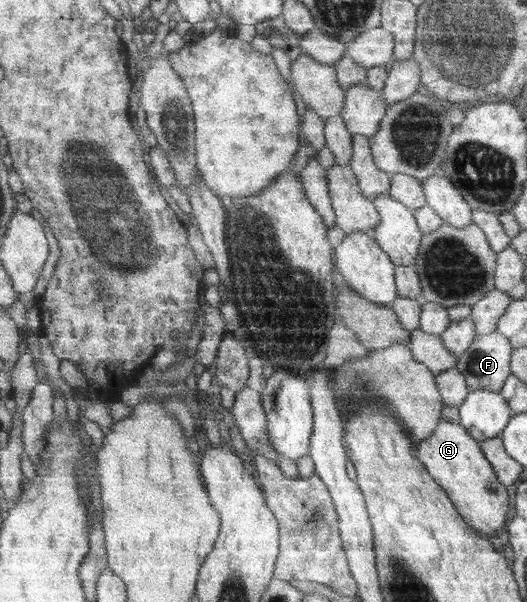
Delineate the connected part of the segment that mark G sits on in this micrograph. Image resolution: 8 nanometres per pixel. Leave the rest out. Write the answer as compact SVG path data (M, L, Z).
M442 420L436 428L434 435L419 442L418 458L428 468L431 476L448 493L449 498L454 502L461 516L482 537L502 536L499 528L507 526L507 514L511 510L509 504L509 492L496 475L480 441L473 438L472 433L466 429L461 422L456 424Z

